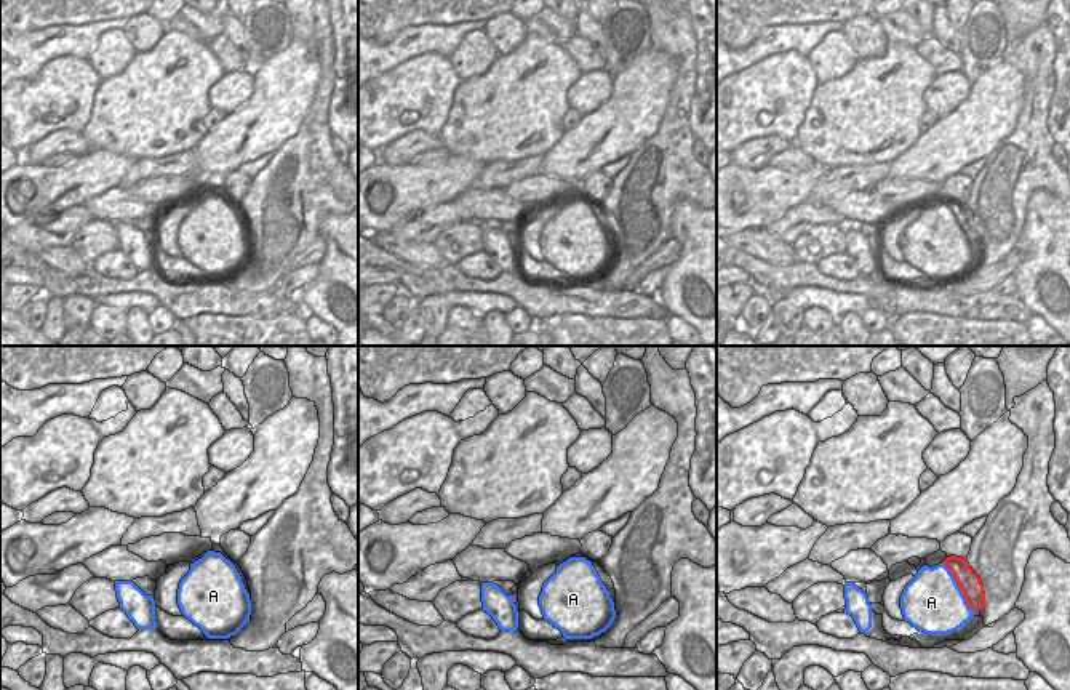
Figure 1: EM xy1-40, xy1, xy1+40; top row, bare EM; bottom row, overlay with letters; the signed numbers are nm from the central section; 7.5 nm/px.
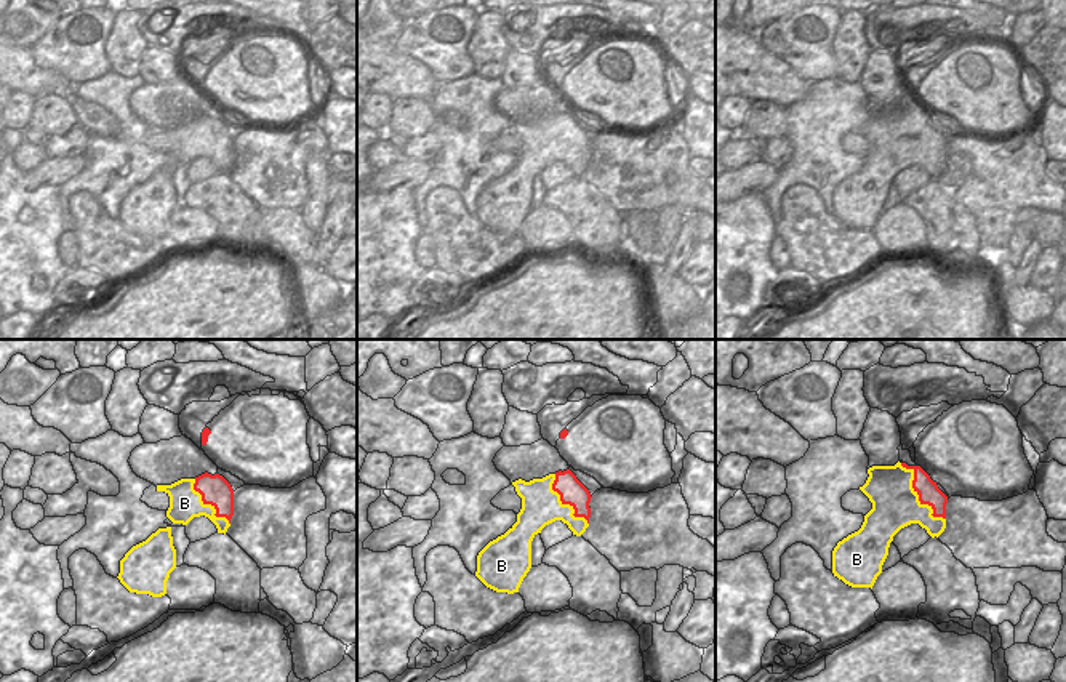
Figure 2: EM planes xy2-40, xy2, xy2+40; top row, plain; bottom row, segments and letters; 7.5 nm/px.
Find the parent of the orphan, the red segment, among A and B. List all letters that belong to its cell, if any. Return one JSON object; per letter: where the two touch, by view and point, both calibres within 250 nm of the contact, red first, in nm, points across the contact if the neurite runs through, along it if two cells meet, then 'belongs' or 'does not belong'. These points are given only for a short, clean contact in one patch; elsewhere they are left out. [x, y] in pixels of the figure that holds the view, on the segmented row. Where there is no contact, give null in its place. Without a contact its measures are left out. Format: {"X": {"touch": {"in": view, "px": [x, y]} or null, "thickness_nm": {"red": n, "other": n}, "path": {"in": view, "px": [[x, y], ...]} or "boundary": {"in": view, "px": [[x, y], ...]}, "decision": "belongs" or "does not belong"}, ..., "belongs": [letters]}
{"A": {"touch": {"in": "xy1+40", "px": [958, 586]}, "thickness_nm": {"red": 170, "other": 460}, "decision": "belongs"}, "B": {"touch": {"in": "xy2+40", "px": [917, 493]}, "thickness_nm": {"red": 170, "other": 360}, "decision": "does not belong"}, "belongs": ["A"]}

